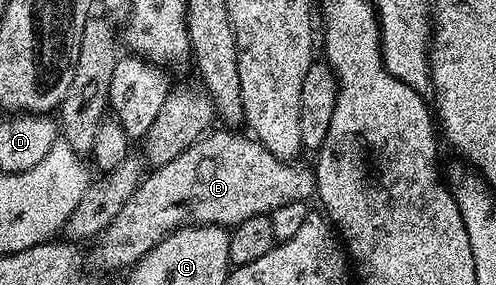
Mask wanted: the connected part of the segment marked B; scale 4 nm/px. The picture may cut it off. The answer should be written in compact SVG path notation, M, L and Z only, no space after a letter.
M220 127L204 134L189 149L182 151L178 159L170 159L170 163L155 166L143 178L137 190L123 204L121 211L106 227L92 246L92 261L100 269L124 269L136 264L156 246L167 233L173 233L181 225L189 222L197 225L218 225L231 227L238 223L246 223L246 219L271 215L278 207L286 207L286 203L308 201L316 192L316 174L301 163L283 161L274 156L261 141L251 135L243 137L240 131L231 131Z

